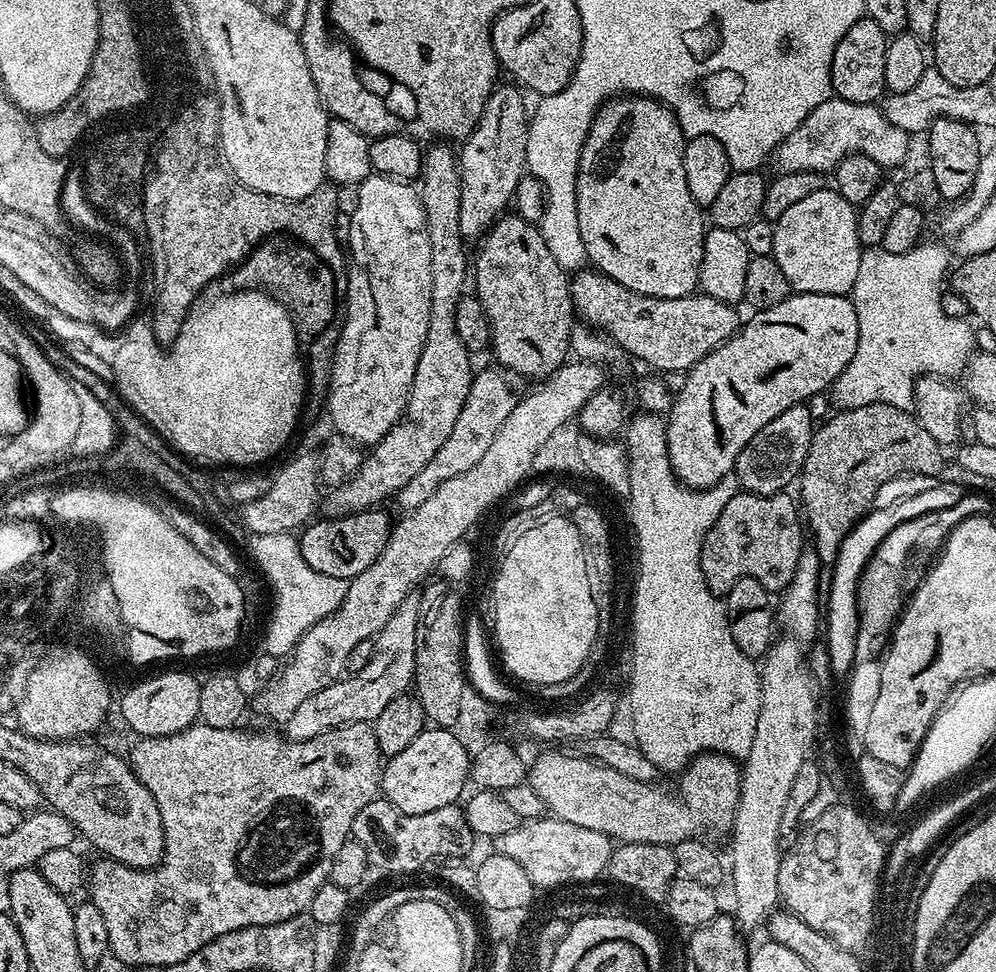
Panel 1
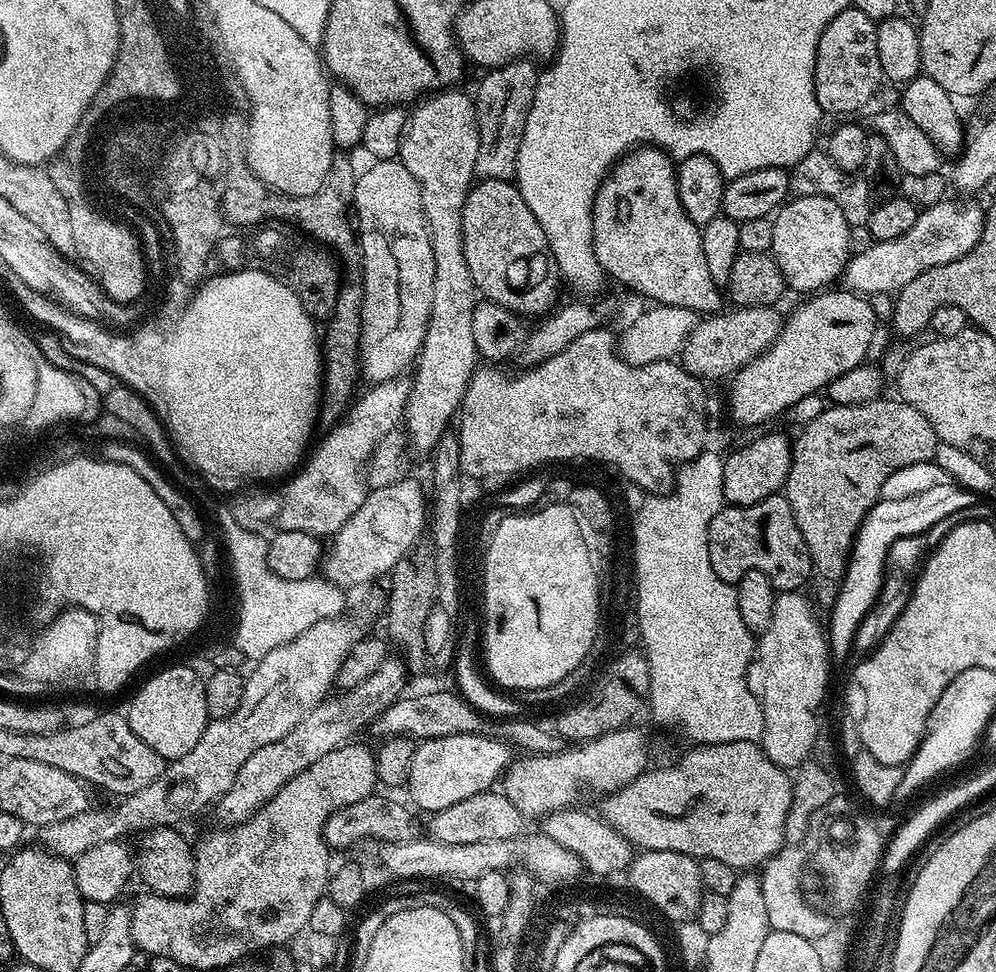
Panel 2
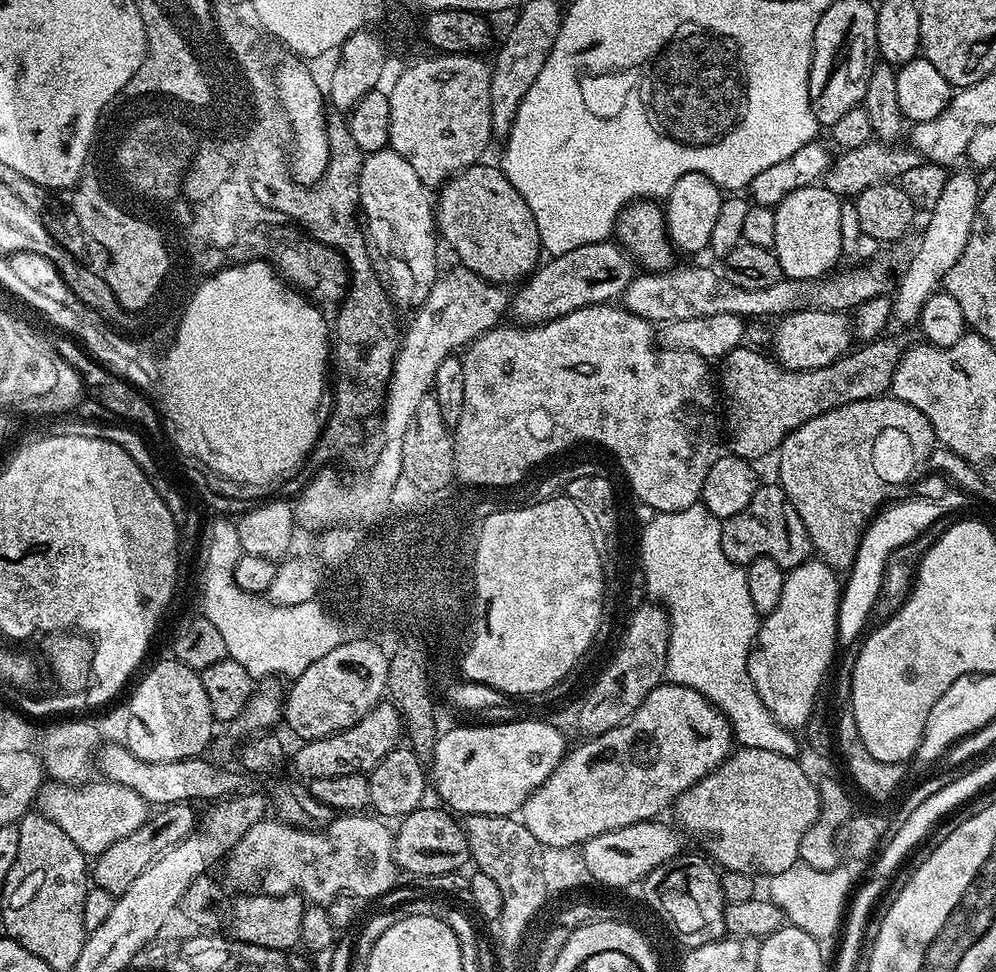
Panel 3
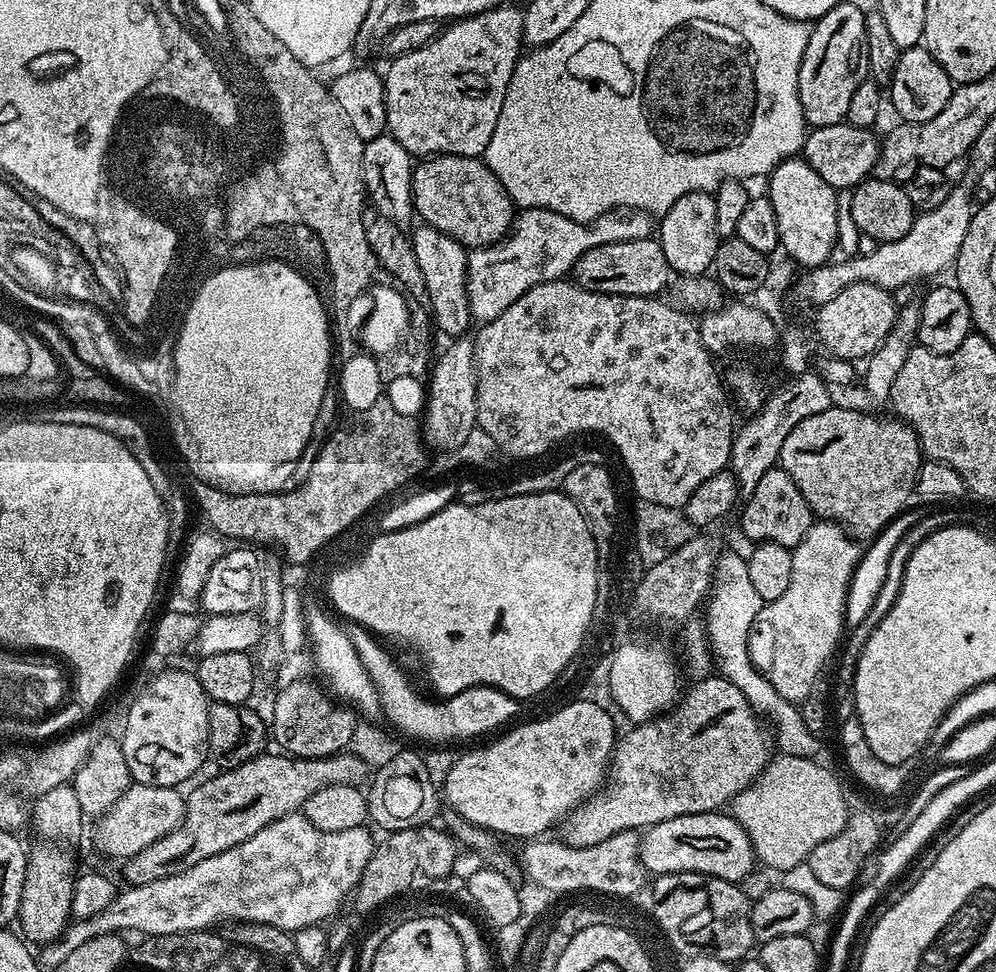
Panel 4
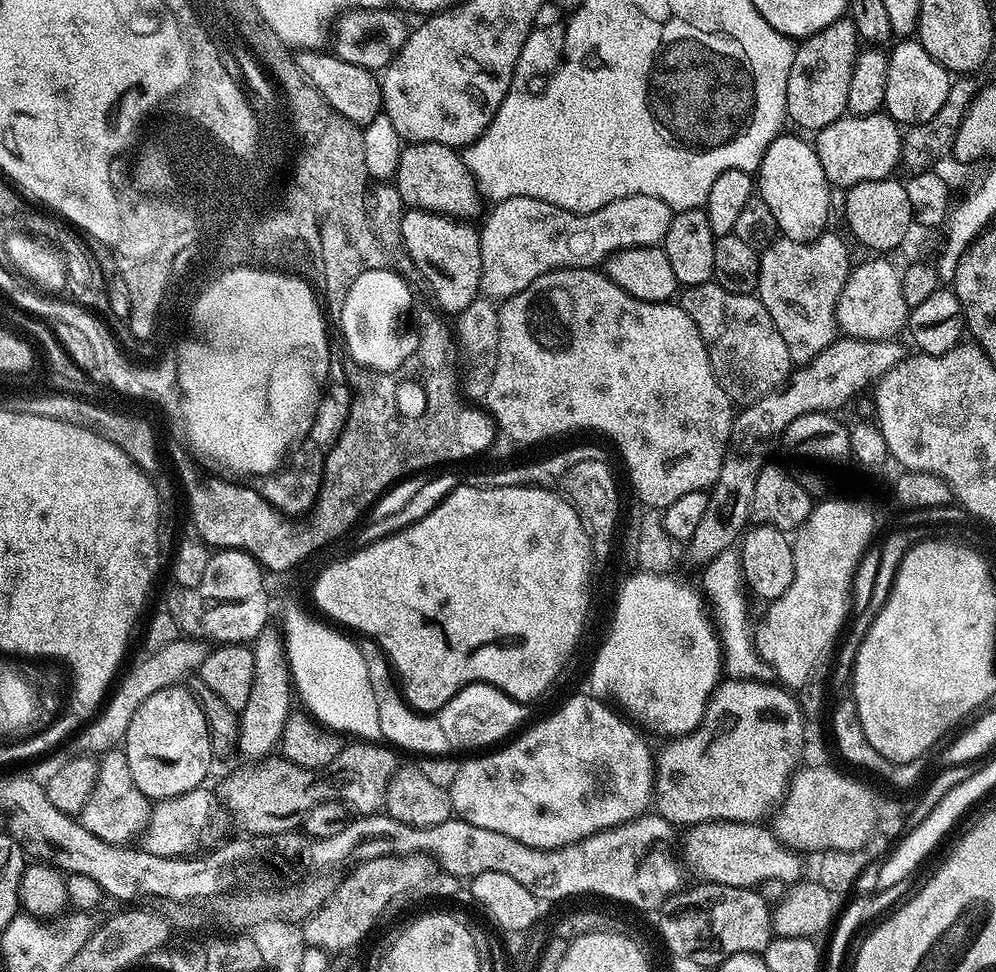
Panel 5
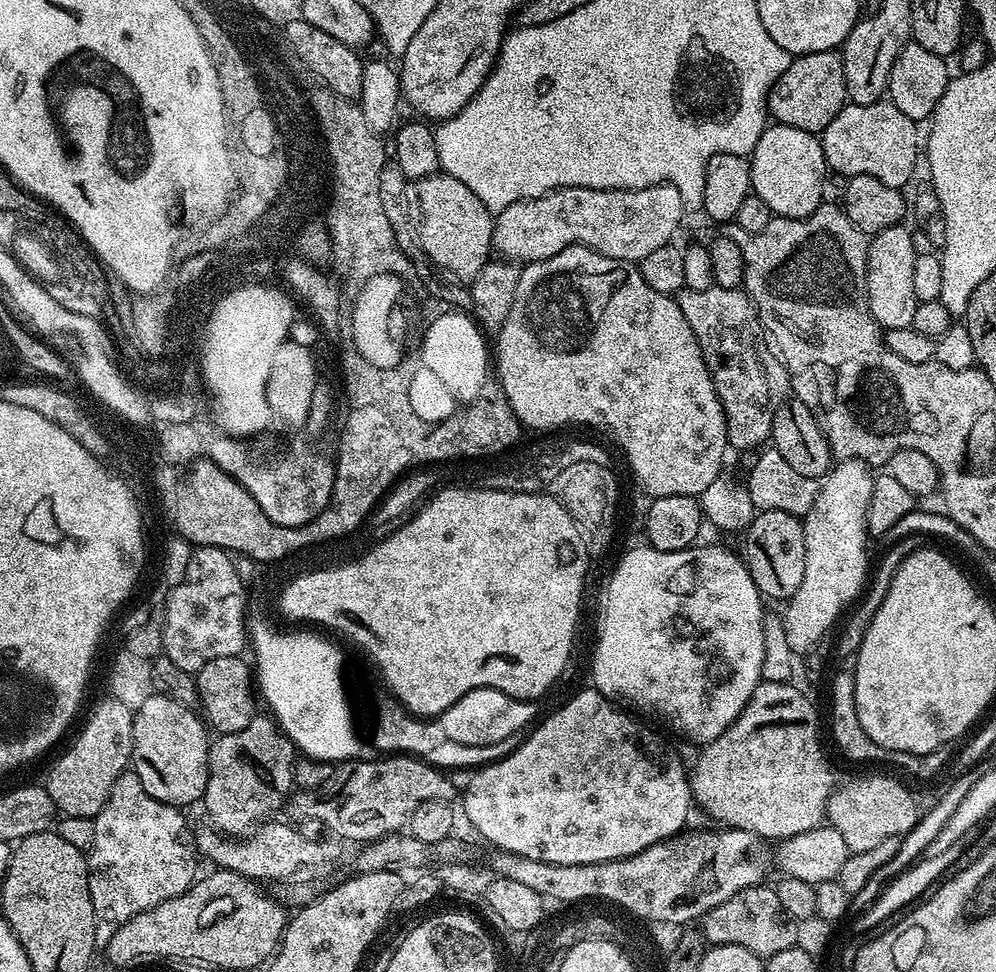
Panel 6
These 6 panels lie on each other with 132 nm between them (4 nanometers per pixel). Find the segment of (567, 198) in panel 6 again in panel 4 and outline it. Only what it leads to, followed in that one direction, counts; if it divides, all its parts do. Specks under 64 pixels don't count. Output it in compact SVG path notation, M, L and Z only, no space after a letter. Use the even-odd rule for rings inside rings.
M612 208L591 224L574 222L574 218L566 218L566 214L554 210L523 209L513 219L504 239L468 253L468 305L472 315L480 322L498 318L498 314L502 314L506 306L514 306L526 290L542 282L565 279L586 250L610 242L647 240L653 232L654 217L637 208Z

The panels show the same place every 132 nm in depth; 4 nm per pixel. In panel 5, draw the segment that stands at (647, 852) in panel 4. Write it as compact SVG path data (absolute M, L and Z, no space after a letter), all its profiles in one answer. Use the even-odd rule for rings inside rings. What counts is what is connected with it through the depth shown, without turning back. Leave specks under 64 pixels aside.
M711 820L709 824L694 824L687 829L688 837L683 837L682 850L691 862L704 874L703 879L708 882L734 886L735 888L756 888L766 878L782 878L790 886L797 883L805 875L806 860L795 848L789 848L780 841L771 827L763 828L763 823L743 824L729 820Z

